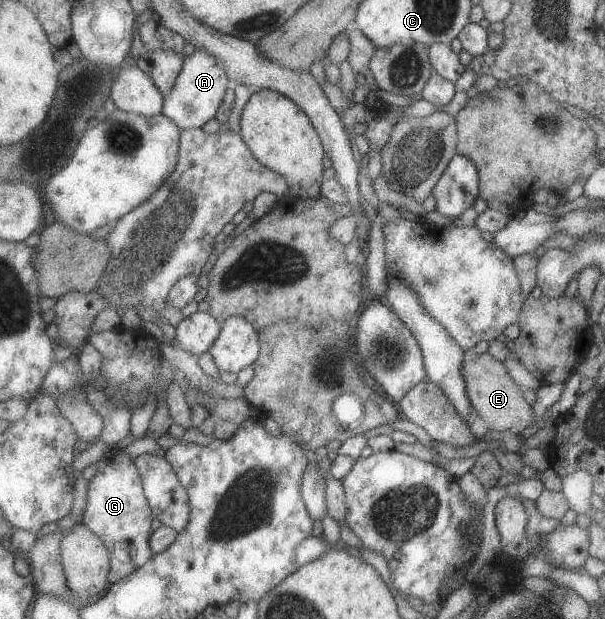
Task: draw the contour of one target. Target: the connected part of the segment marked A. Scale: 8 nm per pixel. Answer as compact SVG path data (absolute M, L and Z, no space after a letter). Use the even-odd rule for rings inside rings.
M197 49L190 56L185 57L183 71L171 90L170 96L165 98L163 113L171 118L181 129L199 129L216 118L218 108L224 102L226 90L233 85L222 60L208 50Z

